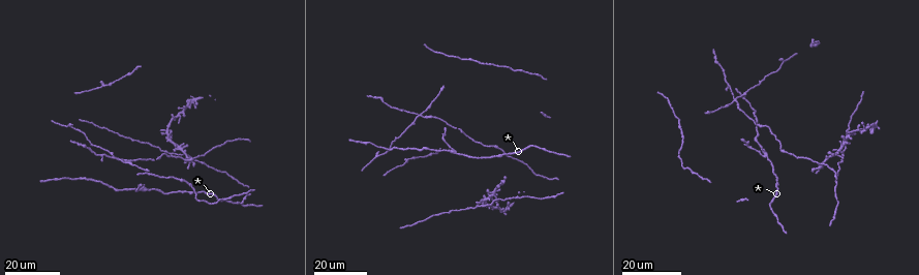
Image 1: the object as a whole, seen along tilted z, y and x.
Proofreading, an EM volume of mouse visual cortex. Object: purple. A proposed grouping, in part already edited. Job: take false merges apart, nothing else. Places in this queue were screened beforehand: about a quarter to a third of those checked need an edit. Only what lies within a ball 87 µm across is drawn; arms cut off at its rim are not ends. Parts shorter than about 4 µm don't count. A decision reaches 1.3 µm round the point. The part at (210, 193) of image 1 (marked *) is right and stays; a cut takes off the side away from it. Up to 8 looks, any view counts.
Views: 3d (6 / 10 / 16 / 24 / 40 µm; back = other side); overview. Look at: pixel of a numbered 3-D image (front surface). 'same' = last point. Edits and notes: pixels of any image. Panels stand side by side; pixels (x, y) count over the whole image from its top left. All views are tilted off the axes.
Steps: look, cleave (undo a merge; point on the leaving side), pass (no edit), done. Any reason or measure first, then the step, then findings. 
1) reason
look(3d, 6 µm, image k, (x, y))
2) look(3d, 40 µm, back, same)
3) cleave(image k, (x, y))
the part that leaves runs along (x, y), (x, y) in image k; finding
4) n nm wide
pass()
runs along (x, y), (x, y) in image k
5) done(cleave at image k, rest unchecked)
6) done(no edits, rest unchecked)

looks like a crossing
look(3d, 24 µm, image 1, (734, 101))

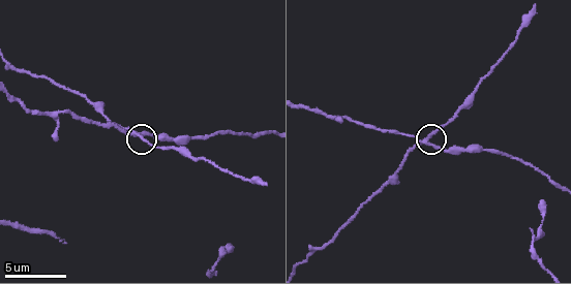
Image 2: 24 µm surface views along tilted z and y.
zoom in
look(3d, 10 µm, image 2, (429, 137))

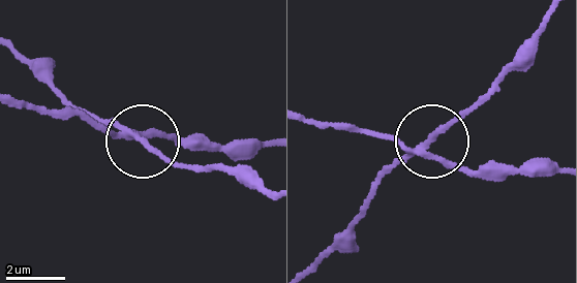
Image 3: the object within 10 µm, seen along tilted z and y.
4 arms
cleave(image 3, (383, 169))
a second cell is stuck on

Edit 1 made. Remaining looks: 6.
look(overview)

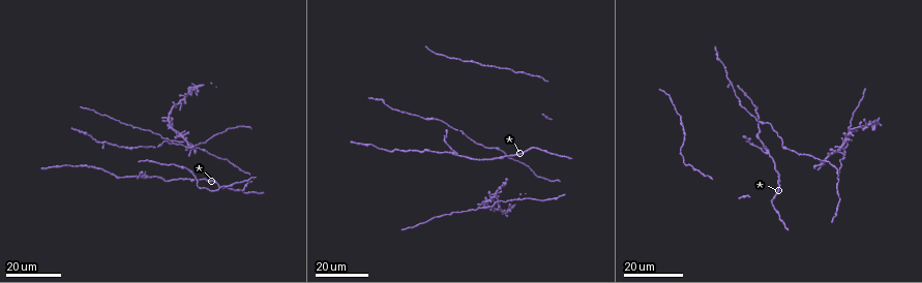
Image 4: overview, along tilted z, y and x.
look(3d, 16 µm, image 4, (491, 158))

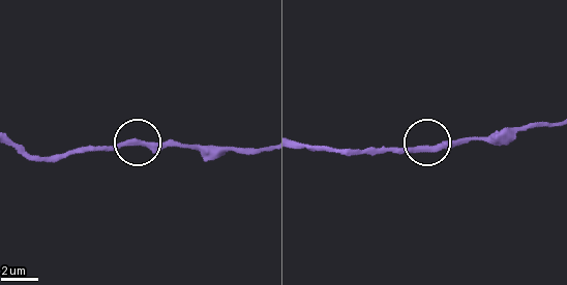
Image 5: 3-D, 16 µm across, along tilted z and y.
look(3d, 6 µm, image 5, (132, 143))

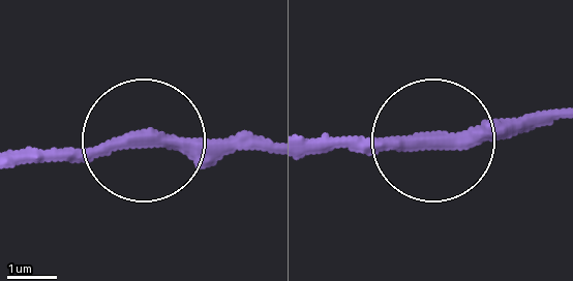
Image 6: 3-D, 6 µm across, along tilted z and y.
pass()
runs along (267, 143), (21, 153) in image 6; one cell here

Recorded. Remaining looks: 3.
three arms meet
look(3d, 24 µm, image 4, (455, 151))

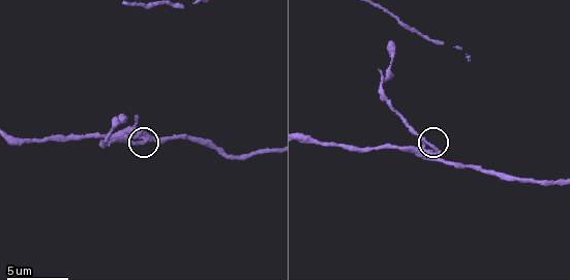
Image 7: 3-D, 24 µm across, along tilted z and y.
zoom in
look(3d, 10 µm, image 7, (140, 137))

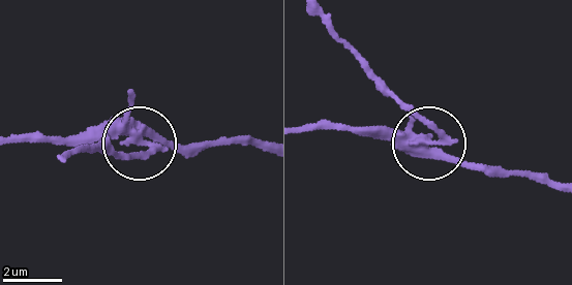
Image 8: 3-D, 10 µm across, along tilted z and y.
look(3d, 10 µm, back, image 8, (138, 142))

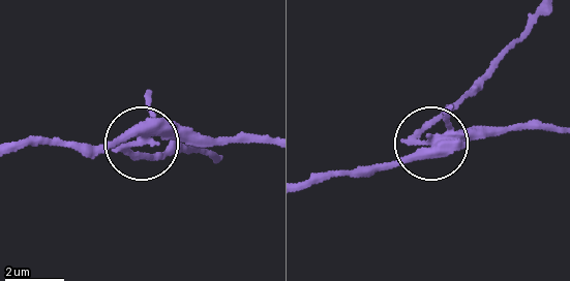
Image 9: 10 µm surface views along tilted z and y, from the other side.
side arm 46 µm
cleave(image 9, (157, 160))
the part that leaves runs along (434, 138), (428, 129), (528, 23) in image 9; a second cell is stuck on

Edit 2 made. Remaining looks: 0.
done(cleave at image 3, cleave at image 9, rest unchecked)

